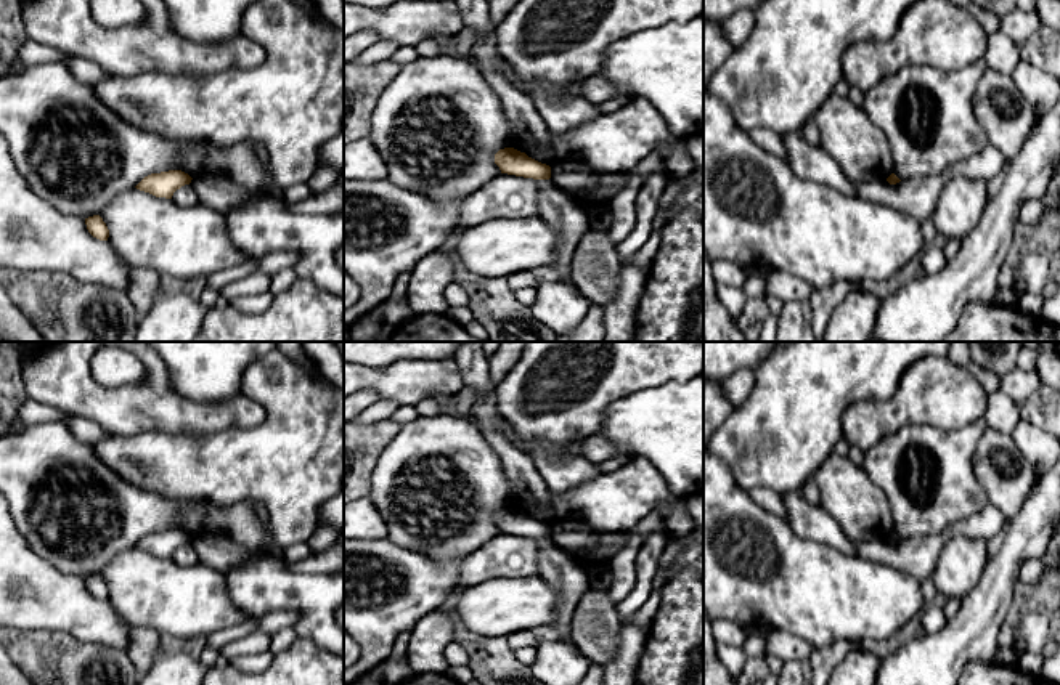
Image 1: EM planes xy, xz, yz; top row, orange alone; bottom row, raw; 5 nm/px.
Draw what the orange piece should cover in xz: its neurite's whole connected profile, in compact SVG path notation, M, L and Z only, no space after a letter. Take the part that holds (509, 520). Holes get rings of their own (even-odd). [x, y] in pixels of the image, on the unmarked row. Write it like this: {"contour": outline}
{"contour": "M514 507L499 509L495 513L495 523L499 526L501 533L533 537L533 539L549 539L551 526L541 523L525 512L520 512Z"}

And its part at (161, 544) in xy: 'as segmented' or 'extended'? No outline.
as segmented

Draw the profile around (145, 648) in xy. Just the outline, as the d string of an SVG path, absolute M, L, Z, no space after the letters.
M128 626L132 645L127 650L138 679L141 679L161 653L161 634L149 627Z

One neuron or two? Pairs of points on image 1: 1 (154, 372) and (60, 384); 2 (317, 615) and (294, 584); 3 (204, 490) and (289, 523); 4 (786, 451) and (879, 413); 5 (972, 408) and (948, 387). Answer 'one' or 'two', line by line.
1: one
2: one
3: one
4: two
5: one

